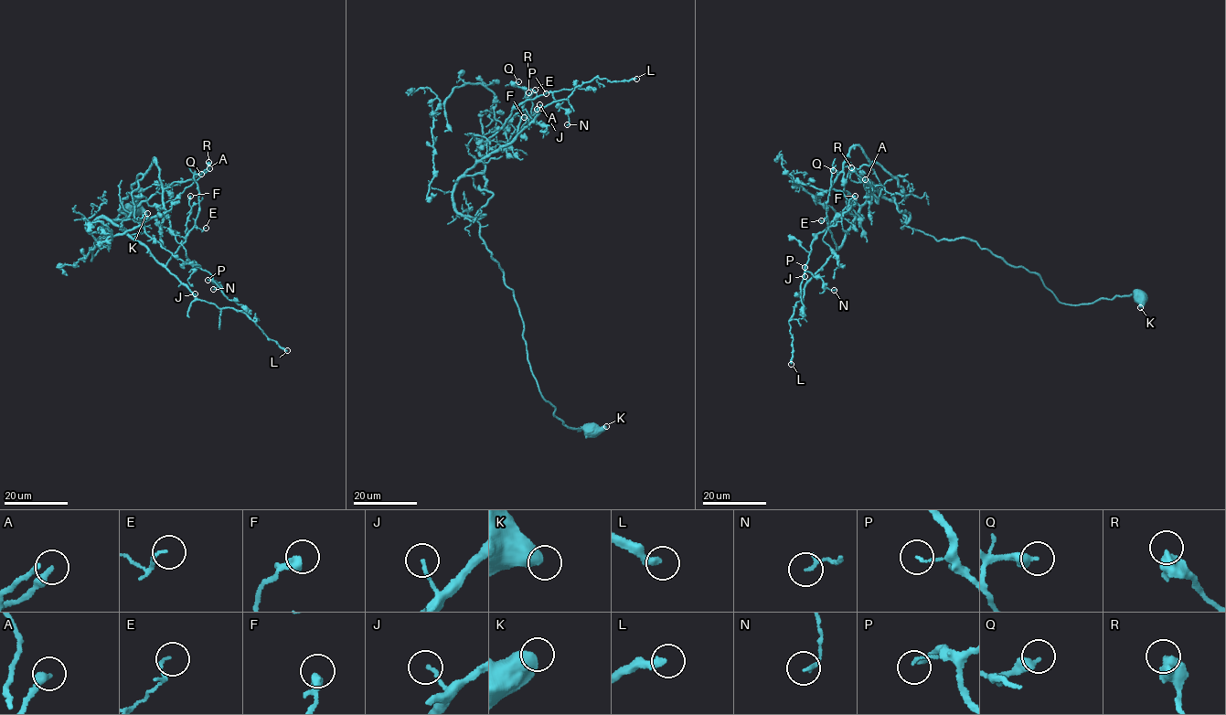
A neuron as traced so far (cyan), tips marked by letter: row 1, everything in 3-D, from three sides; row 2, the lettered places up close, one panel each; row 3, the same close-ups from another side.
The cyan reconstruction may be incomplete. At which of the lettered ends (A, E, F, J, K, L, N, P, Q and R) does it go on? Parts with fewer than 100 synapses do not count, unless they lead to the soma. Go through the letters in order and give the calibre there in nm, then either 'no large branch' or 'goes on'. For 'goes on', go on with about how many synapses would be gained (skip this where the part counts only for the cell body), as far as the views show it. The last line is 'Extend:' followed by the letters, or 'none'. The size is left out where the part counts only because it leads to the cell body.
A: calibre 320 nm; no large branch
E: calibre 110 nm; no large branch
F: calibre 280 nm; no large branch
J: calibre 140 nm; no large branch
K: calibre 600 nm; no large branch
L: calibre 320 nm; no large branch
N: calibre 160 nm; no large branch
P: calibre 100 nm; no large branch
Q: calibre 360 nm; no large branch
R: calibre 480 nm; no large branch
Extend: none

